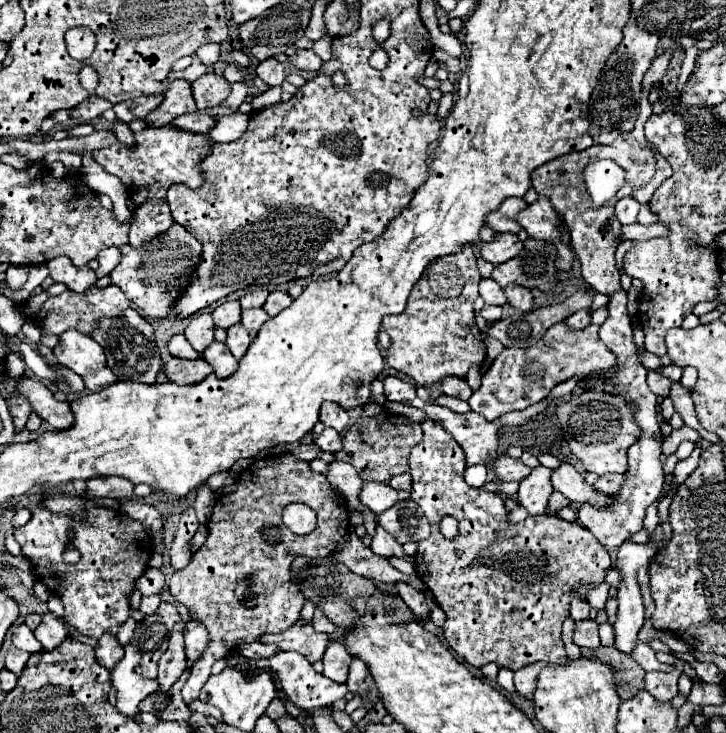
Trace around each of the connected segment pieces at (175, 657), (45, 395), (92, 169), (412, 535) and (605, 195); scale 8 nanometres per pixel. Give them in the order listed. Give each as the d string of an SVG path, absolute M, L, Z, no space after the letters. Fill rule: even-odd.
M176 624L176 628L172 630L172 636L170 636L170 644L168 644L168 650L162 654L160 662L158 662L158 678L156 682L160 684L158 686L158 694L160 698L154 702L154 710L164 710L170 702L168 702L168 690L170 686L182 676L182 672L186 670L186 654L184 654L184 638L182 638L182 628L184 624Z
M28 376L20 378L20 394L24 394L34 412L44 418L52 428L56 430L68 430L74 426L74 414L70 410L68 402L58 402L54 394L38 380L32 380Z
M82 154L82 168L80 172L84 174L84 182L86 186L96 192L96 194L106 194L112 200L112 214L116 220L124 220L128 222L132 216L132 210L128 208L126 200L128 194L124 192L124 186L120 184L120 180L116 176L108 176L108 172L104 172L92 158L92 154Z
M414 500L396 502L392 508L388 508L378 516L378 522L400 544L410 540L420 542L430 536L430 524Z
M598 160L584 170L588 192L596 206L606 204L624 186L624 170L612 160Z

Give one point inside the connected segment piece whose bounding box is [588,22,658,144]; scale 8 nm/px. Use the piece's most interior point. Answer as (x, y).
(614, 108)

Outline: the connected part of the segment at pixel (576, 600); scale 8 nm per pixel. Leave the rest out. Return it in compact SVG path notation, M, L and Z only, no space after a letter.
M572 596L572 612L570 612L570 618L574 620L574 622L580 622L580 620L588 620L590 618L590 606L586 604L586 602L582 602L580 600L580 596Z

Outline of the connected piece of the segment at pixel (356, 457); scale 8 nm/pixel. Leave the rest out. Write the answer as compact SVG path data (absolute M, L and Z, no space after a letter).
M382 412L374 418L360 416L358 422L343 434L343 448L336 454L336 460L350 462L364 482L378 480L388 482L390 478L408 472L408 454L422 440L422 428L416 422L408 422L404 416Z

